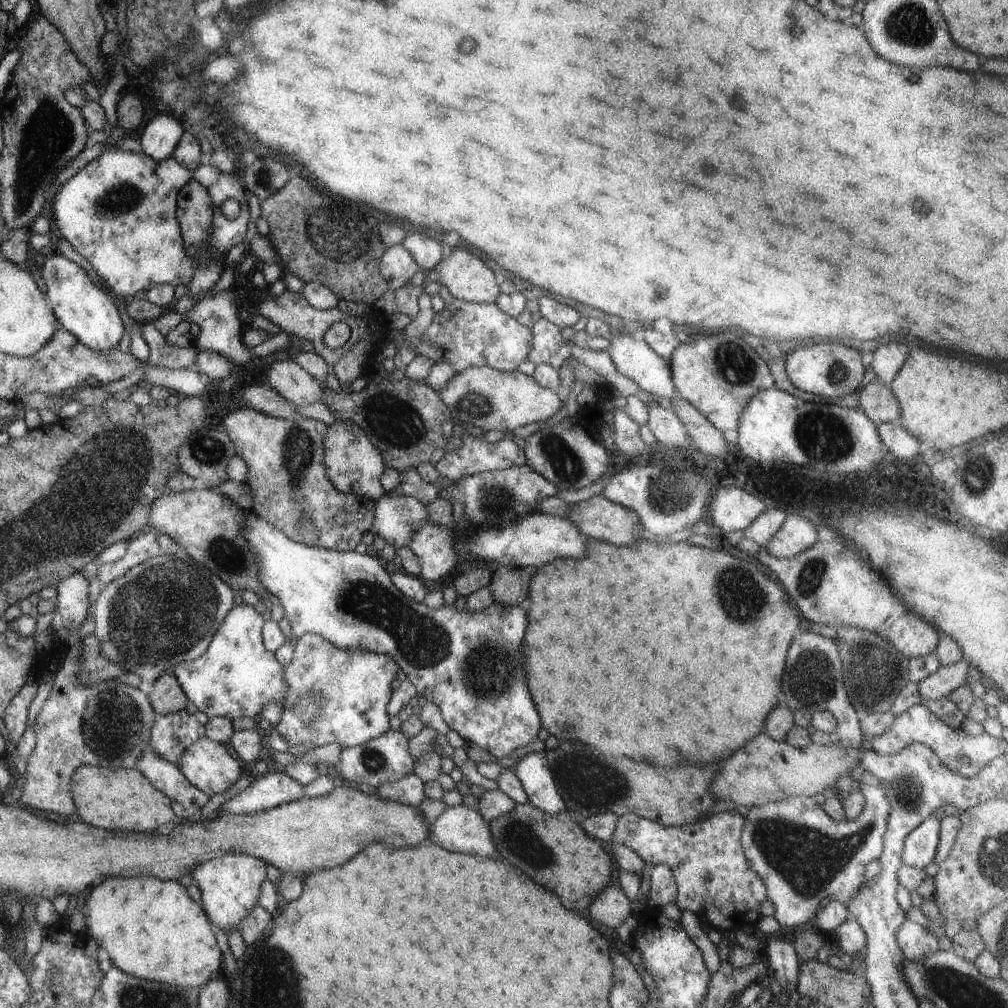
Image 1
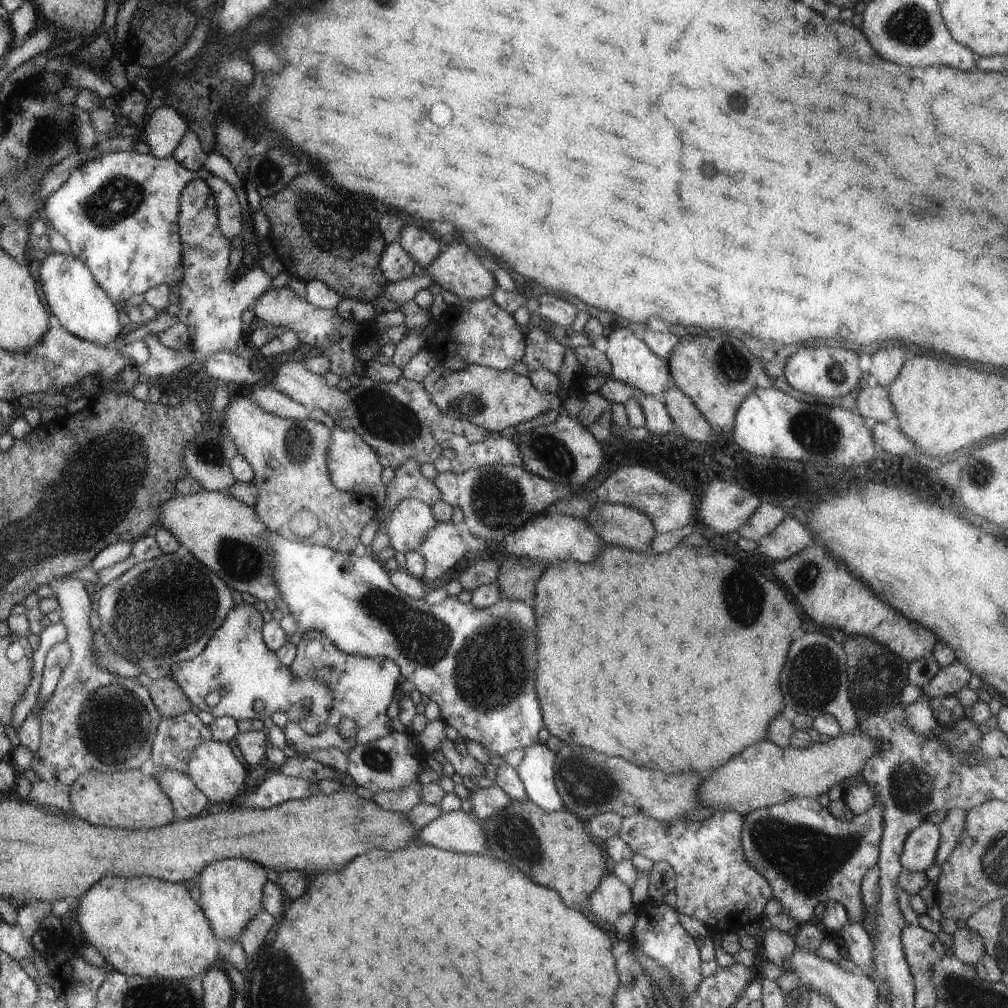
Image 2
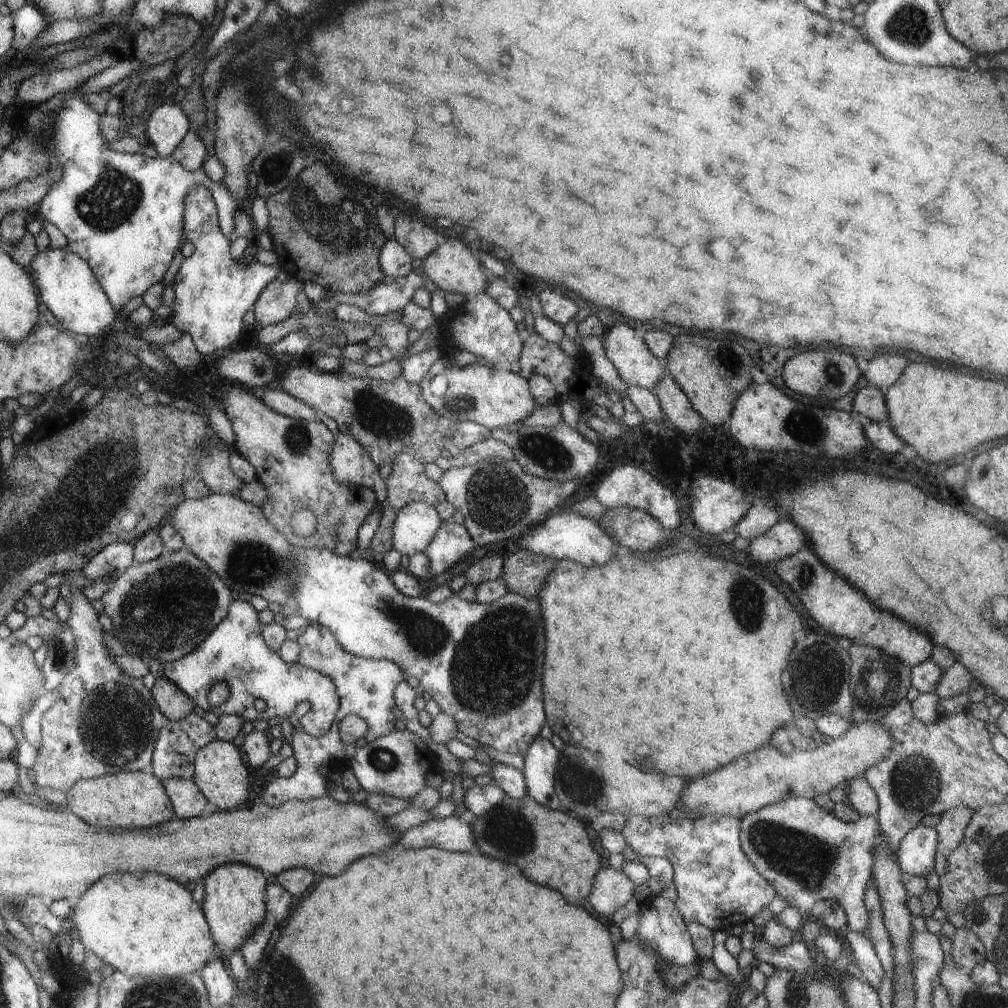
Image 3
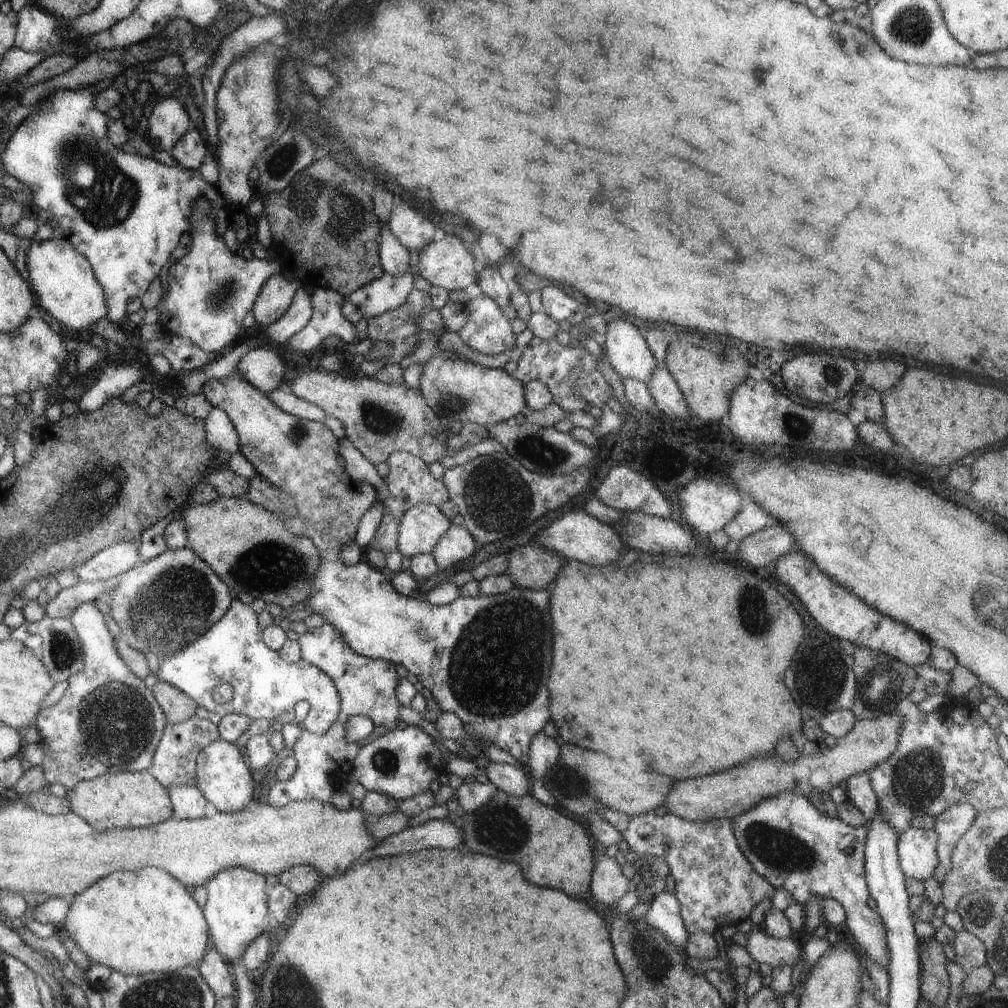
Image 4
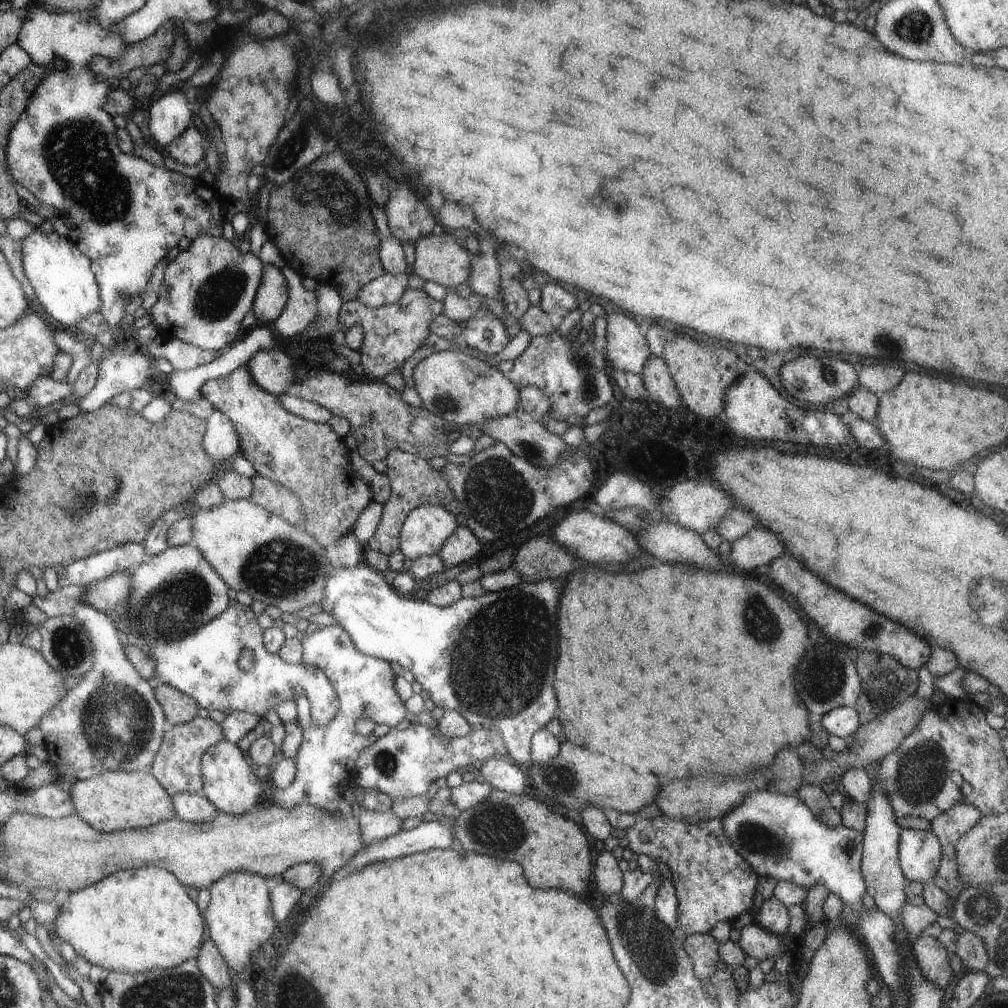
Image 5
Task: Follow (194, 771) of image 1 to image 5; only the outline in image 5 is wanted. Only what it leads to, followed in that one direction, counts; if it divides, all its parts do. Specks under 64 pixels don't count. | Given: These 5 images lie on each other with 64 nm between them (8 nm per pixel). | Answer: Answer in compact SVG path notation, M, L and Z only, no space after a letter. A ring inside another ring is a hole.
M221 739L215 744L209 745L200 756L200 775L202 784L202 796L219 813L240 815L253 809L258 804L259 796L263 792L264 782L261 780L260 771L247 765L247 760L237 748L236 744Z

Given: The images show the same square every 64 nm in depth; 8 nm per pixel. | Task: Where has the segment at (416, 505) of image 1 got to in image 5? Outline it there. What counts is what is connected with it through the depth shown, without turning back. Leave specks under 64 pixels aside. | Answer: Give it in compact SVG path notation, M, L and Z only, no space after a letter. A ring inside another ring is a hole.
M429 503L415 507L402 522L398 550L411 561L423 555L436 555L456 529L455 517L445 507Z

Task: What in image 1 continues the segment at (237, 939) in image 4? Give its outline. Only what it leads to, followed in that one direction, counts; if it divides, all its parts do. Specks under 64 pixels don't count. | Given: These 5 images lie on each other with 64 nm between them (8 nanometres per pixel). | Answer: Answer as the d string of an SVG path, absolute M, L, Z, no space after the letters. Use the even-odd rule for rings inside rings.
M225 853L220 857L203 861L190 870L194 884L200 892L201 908L208 921L227 934L236 928L244 916L257 905L260 886L266 879L266 864L258 858L243 853Z

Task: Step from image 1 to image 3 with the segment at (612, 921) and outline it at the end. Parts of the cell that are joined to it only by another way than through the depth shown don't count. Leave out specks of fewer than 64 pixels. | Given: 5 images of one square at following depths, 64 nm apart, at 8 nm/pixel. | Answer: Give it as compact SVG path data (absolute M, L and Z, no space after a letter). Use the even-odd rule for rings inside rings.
M609 865L606 868L600 866L595 871L586 898L597 914L611 918L613 912L631 898L633 889L633 882L621 871Z

